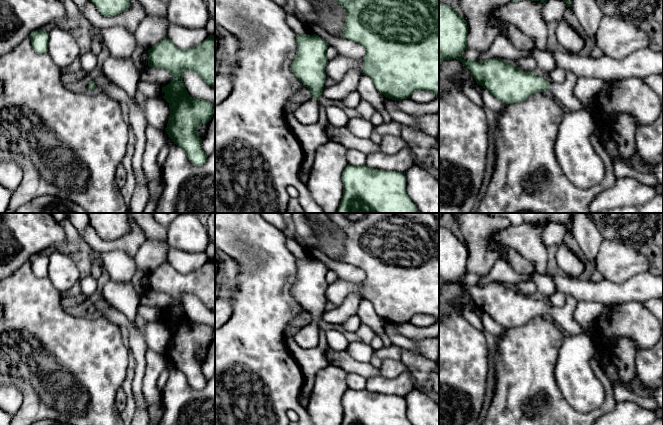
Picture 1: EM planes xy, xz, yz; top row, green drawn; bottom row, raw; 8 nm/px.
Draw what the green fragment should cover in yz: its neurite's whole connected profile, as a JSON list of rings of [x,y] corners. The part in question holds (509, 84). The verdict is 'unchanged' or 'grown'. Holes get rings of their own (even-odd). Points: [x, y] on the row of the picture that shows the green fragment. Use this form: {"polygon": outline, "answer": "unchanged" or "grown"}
{"polygon": [[[439,1],[439,66],[445,59],[457,59],[472,73],[476,83],[487,89],[505,104],[519,103],[536,92],[550,91],[567,111],[584,110],[595,121],[598,108],[593,98],[584,105],[573,93],[578,77],[566,70],[562,83],[547,82],[534,72],[527,72],[493,58],[484,62],[465,60],[461,54],[467,49],[467,22],[452,7]]], "answer": "grown"}

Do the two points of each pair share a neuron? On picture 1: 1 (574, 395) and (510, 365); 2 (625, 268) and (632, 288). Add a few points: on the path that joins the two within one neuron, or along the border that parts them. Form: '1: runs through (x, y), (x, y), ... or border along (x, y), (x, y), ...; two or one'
1: border along (555, 365), (554, 377), (557, 386), (573, 408); two
2: border along (647, 271), (640, 272), (621, 283), (606, 280); two

